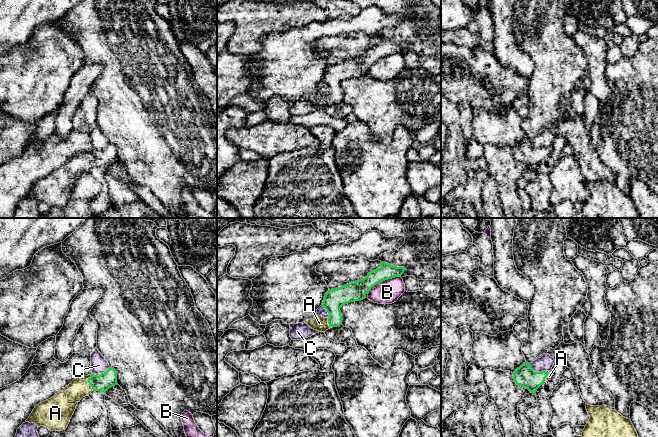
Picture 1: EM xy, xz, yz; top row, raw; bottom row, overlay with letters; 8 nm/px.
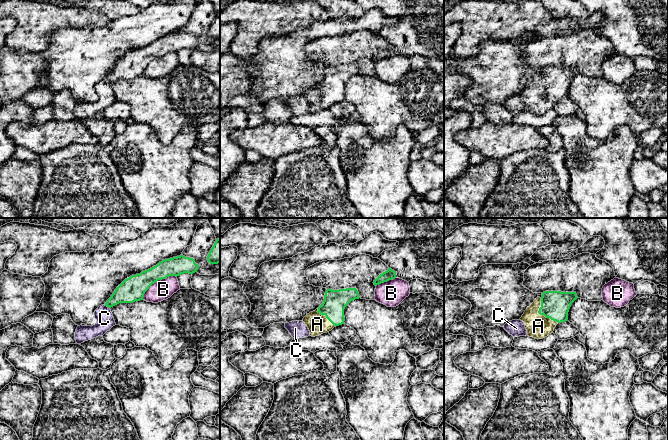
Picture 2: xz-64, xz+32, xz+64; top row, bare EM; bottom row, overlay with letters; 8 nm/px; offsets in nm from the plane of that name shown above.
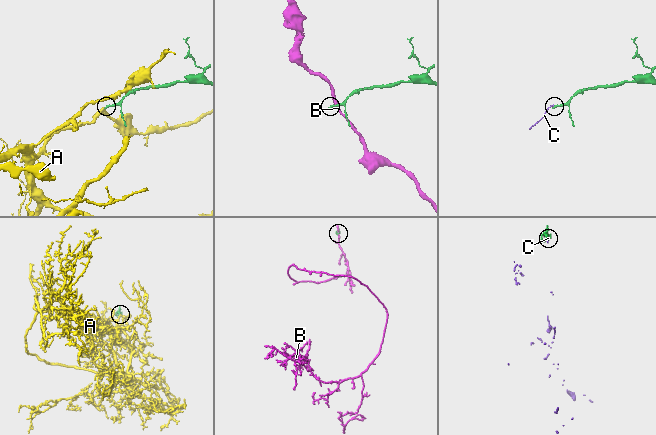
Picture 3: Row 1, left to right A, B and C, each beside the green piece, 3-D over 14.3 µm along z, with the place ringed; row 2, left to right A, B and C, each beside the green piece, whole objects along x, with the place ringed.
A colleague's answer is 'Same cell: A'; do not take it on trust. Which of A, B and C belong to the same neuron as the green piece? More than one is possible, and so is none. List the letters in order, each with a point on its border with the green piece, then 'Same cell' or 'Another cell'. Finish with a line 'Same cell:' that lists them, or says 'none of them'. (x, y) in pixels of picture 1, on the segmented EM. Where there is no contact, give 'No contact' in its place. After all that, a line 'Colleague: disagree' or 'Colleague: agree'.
A: Touches green at xy (89, 378). Same cell
B: Touches green at xz (382, 281). Another cell
C: Touches green at yz (537, 372). Another cell
Same cell: A
Colleague: agree

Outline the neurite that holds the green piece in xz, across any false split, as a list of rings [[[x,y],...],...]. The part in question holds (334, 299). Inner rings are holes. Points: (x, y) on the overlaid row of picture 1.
[[[381,262],[381,267],[368,273],[368,275],[355,282],[328,290],[324,296],[322,306],[327,310],[329,317],[316,316],[305,321],[312,329],[319,332],[342,325],[340,308],[350,302],[361,301],[366,298],[372,287],[385,280],[400,277],[405,271],[404,267],[396,267]]]

